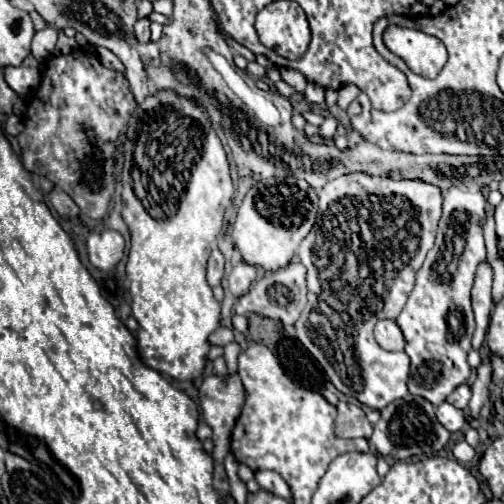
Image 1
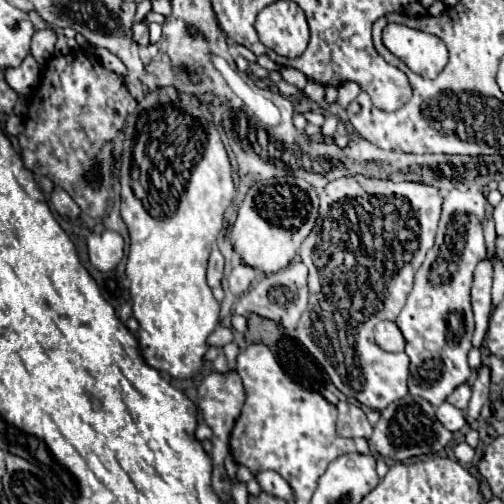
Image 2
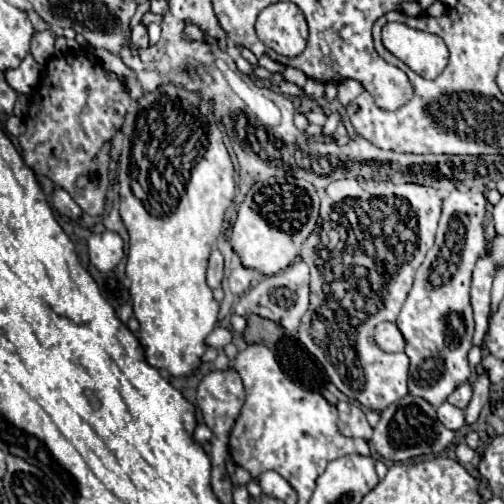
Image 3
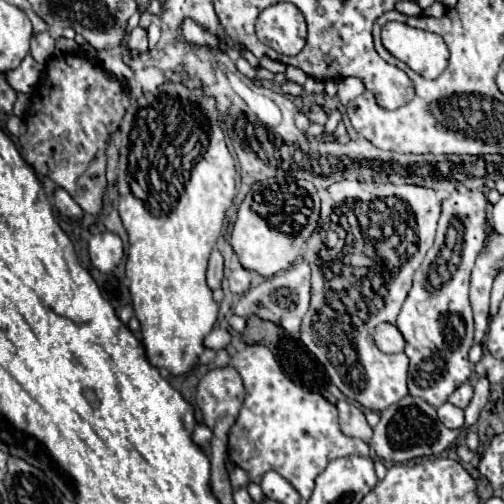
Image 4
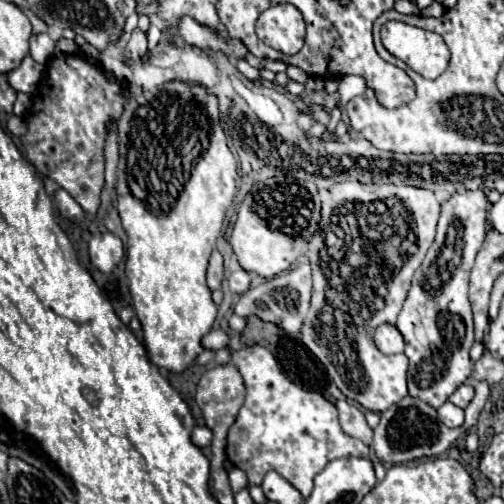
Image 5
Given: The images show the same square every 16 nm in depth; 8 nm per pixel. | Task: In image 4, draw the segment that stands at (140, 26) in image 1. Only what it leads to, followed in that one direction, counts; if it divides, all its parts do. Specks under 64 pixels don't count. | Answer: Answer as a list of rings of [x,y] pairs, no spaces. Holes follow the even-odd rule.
[[[134,28],[130,34],[130,42],[128,42],[128,52],[132,56],[132,52],[144,52],[148,48],[148,36],[142,28]]]

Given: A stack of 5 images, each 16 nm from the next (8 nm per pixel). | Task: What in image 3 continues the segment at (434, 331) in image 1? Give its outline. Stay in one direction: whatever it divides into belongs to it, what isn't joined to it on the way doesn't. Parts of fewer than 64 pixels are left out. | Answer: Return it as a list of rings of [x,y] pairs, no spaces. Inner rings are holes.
[[[454,190],[442,202],[442,216],[438,222],[436,242],[428,250],[426,260],[416,270],[414,286],[398,314],[396,326],[406,340],[406,354],[410,358],[408,390],[420,396],[434,408],[464,382],[472,370],[468,364],[468,350],[472,348],[474,320],[470,308],[470,276],[478,256],[484,254],[484,220],[486,196],[480,190]]]

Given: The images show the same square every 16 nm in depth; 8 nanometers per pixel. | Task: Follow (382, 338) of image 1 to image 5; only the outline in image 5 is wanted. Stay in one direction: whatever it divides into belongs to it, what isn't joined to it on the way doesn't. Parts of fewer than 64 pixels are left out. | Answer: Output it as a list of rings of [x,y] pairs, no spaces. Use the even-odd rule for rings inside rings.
[[[382,324],[374,332],[374,342],[382,354],[400,354],[404,352],[404,338],[396,326]]]

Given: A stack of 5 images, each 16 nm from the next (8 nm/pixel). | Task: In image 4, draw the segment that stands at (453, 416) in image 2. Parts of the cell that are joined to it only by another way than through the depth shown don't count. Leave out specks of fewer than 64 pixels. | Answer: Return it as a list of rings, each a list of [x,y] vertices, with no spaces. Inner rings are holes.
[[[444,402],[438,408],[438,418],[448,428],[462,428],[464,426],[464,410],[462,408],[456,408],[450,402]]]

